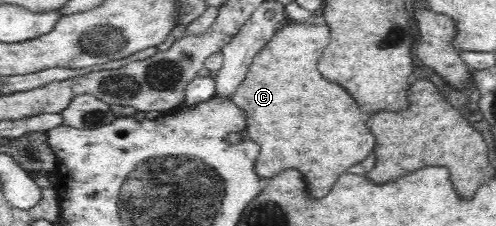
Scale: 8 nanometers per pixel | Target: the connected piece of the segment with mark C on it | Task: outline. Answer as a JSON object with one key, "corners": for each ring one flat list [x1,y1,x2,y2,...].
{"corners":[[291,21,284,23,284,25,275,31,275,35,269,40,269,43,253,58,246,78,241,82,241,85,231,97,233,103,247,113,247,129,245,129,245,131,247,131,247,139,251,139,251,141,255,141,255,143,261,145,261,153,259,153,259,159,257,159,257,165,255,165,257,175,261,175,261,177,273,177,273,175,279,175,283,169,299,169,299,171,305,175,305,183,307,183,309,193,311,193,313,197,317,197,317,199,325,197,325,195,331,191,331,187,335,185,335,181,339,179,339,175,345,173,351,165,357,165,357,163,361,163,363,159,367,159,367,157,373,153,373,147,375,147,375,137,373,137,373,133,369,131,369,127,365,125,365,121,363,121,363,117,361,117,361,111,359,111,359,105,355,103,355,99,353,99,341,85,325,81,325,79,319,75,319,71,317,71,317,63,319,63,319,59,321,59,323,49,329,45,330,37,331,30,327,24,318,25,313,24,311,21]]}

